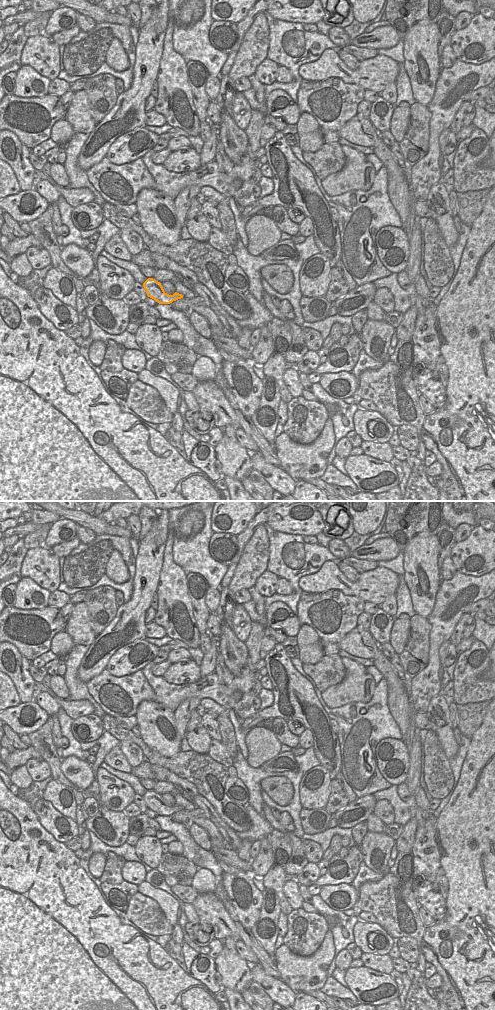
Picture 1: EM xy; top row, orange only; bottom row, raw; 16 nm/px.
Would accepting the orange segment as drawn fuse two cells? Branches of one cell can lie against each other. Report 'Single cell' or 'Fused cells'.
Single cell.

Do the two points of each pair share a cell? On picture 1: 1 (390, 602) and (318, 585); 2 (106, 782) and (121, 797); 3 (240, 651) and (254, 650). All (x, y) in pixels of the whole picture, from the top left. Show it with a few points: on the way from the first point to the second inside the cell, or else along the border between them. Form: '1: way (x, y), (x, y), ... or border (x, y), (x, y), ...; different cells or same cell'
1: border (395, 593), (388, 596), (379, 605); different cells
2: way (107, 787), (116, 794); same cell
3: border (243, 642), (247, 649), (249, 661); different cells

